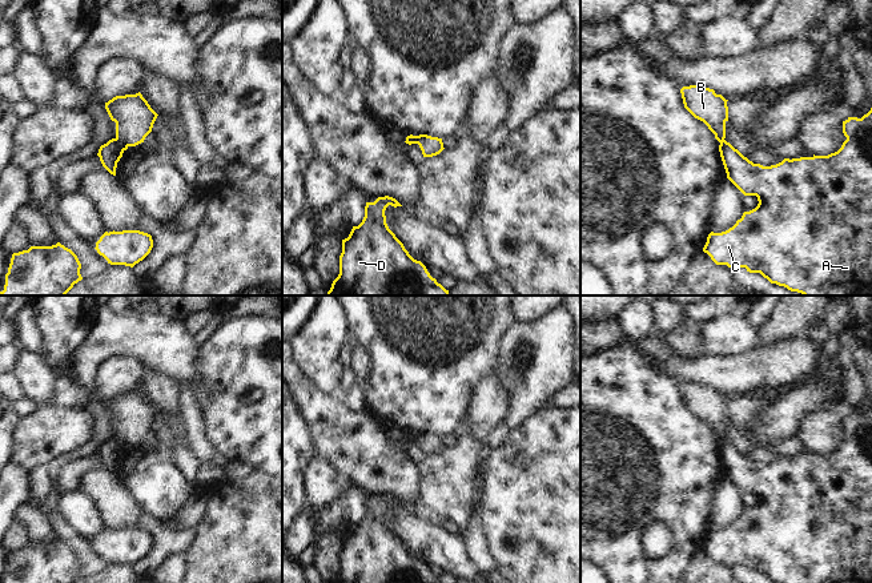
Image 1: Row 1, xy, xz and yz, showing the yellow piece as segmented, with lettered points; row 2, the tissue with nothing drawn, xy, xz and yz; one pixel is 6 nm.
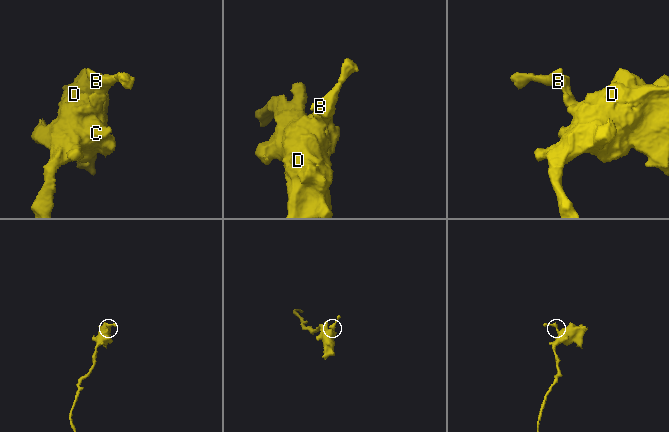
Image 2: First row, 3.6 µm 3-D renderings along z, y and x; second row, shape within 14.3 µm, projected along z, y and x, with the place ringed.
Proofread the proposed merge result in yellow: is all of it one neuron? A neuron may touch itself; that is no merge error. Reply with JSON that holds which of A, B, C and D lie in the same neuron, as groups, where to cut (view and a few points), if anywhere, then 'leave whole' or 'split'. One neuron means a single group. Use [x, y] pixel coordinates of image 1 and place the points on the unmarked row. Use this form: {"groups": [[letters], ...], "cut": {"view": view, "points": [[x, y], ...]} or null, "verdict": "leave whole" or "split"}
{"groups": [["A", "C", "D"], ["B"]], "cut": {"view": "xy", "points": [[116, 435], [124, 447]]}, "verdict": "split"}

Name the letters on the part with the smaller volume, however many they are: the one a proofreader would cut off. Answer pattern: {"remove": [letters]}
{"remove": ["B"]}

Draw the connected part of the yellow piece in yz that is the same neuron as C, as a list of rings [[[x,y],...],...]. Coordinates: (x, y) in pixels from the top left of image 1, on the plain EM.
[[[872,406],[861,417],[848,415],[843,419],[843,431],[847,438],[841,446],[828,454],[812,454],[800,457],[784,457],[781,461],[771,465],[754,462],[735,447],[726,438],[720,441],[719,450],[727,471],[727,477],[744,492],[756,494],[758,504],[744,510],[742,516],[726,530],[711,530],[703,550],[707,551],[716,563],[728,566],[746,566],[750,571],[760,571],[771,582],[776,583],[872,583]]]

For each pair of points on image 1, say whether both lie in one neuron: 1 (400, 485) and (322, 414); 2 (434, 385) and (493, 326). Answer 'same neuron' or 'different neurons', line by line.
1: same neuron
2: same neuron

